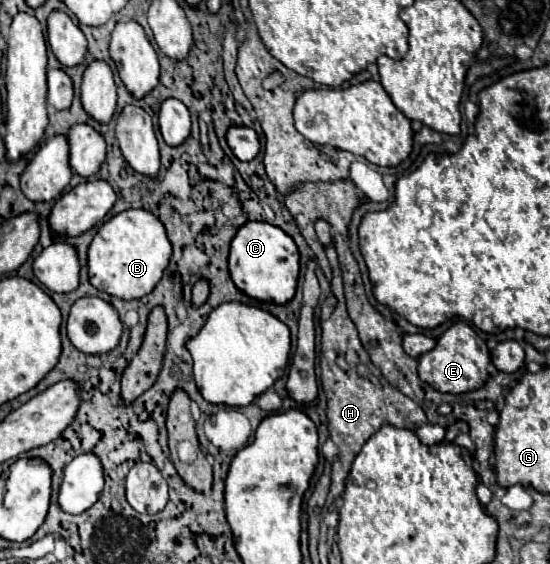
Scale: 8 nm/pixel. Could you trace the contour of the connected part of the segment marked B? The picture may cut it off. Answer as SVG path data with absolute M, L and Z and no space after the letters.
M124 210L106 220L88 246L88 280L110 296L138 300L154 290L172 256L172 244L166 238L164 224L148 210Z

